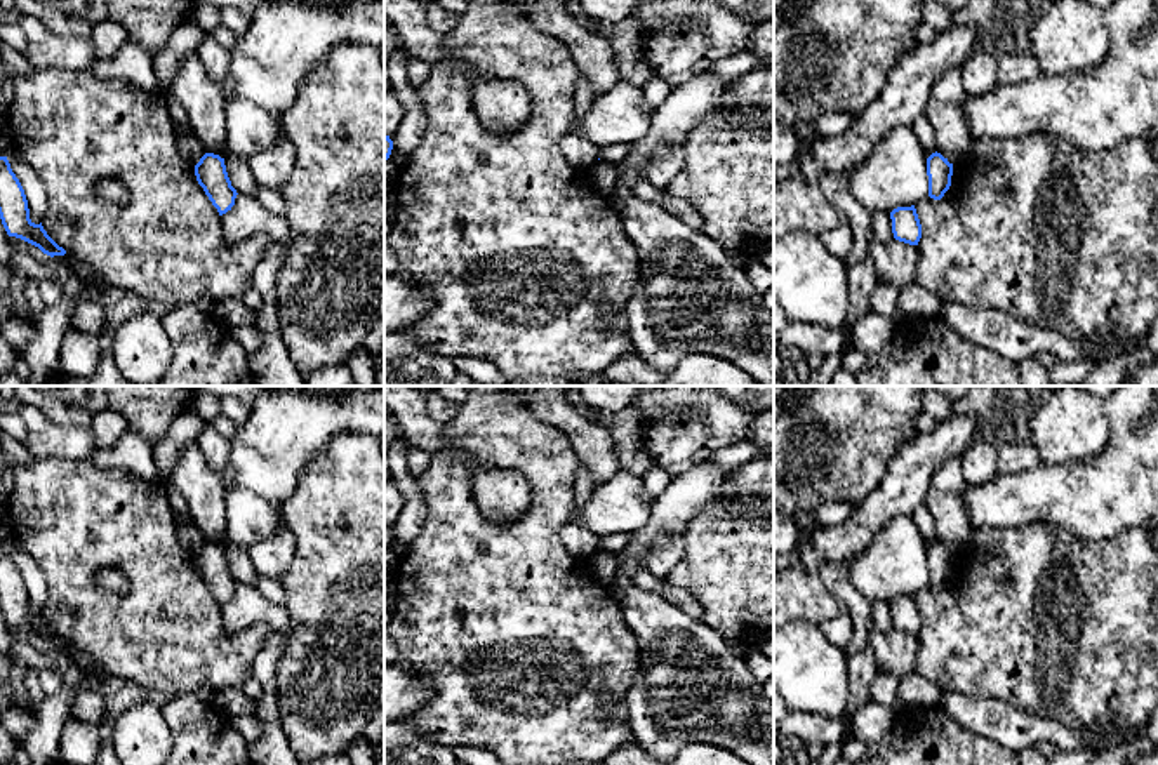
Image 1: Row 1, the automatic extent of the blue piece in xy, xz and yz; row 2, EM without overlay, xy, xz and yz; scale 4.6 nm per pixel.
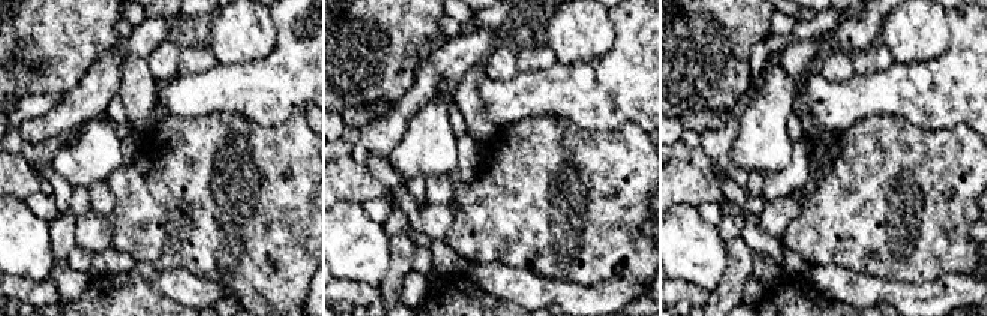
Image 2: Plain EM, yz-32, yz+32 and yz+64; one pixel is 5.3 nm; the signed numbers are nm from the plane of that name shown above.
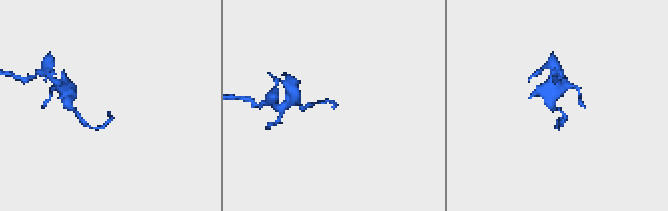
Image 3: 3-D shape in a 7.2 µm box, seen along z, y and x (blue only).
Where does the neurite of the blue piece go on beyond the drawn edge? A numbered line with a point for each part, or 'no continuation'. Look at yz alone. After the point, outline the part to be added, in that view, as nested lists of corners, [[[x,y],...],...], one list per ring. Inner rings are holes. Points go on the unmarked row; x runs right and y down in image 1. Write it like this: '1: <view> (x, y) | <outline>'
no continuation

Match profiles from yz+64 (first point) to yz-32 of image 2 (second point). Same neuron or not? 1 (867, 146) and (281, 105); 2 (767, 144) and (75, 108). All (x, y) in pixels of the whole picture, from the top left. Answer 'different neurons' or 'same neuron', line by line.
1: different neurons
2: different neurons

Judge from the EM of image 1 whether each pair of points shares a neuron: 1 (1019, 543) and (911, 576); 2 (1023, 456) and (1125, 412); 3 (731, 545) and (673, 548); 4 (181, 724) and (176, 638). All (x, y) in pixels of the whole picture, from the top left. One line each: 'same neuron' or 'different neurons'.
1: different neurons
2: different neurons
3: different neurons
4: different neurons

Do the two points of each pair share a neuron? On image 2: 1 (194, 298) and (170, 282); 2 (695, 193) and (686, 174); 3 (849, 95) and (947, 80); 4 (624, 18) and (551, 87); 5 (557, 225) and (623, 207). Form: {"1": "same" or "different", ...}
{"1": "same", "2": "same", "3": "same", "4": "same", "5": "same"}

